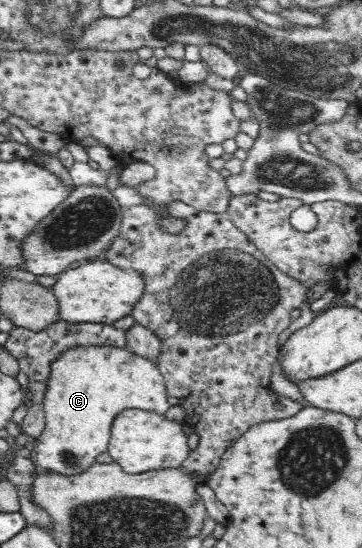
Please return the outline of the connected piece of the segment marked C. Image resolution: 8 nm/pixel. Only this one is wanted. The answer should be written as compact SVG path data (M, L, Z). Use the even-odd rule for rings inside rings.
M78 346L69 350L66 350L52 365L50 372L50 383L48 383L48 389L46 389L46 397L44 397L43 409L45 412L45 429L36 438L36 447L33 452L33 459L35 464L42 470L50 472L50 474L60 474L62 476L73 476L84 473L90 466L96 465L97 458L104 453L108 453L108 447L110 447L110 436L112 432L112 423L114 419L124 413L126 409L142 409L146 412L155 412L165 416L168 413L168 409L172 407L168 403L168 392L166 392L166 386L161 371L157 368L154 362L142 358L132 353L127 348L118 348L118 346Z

